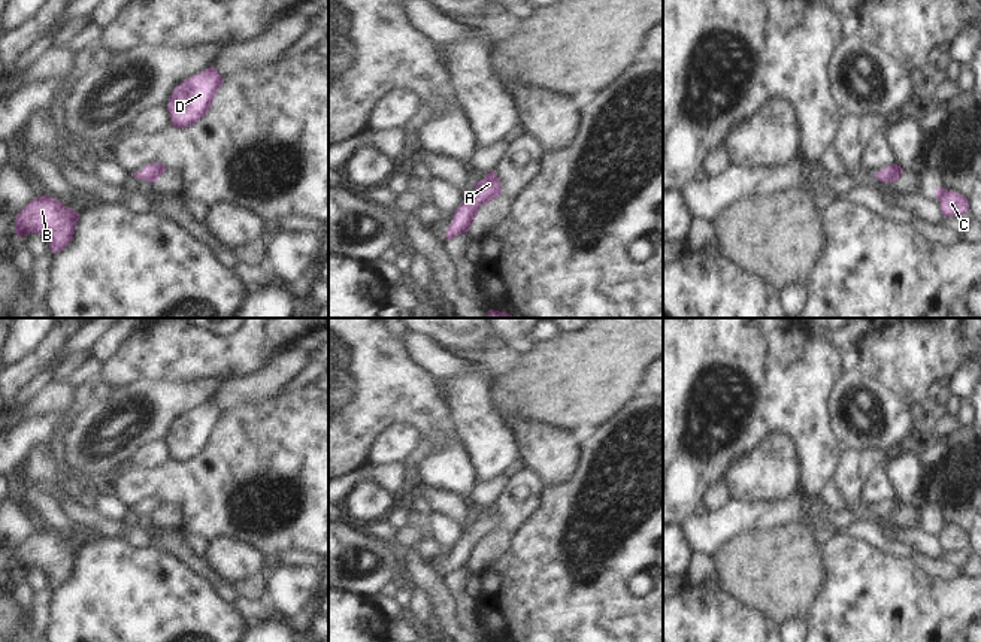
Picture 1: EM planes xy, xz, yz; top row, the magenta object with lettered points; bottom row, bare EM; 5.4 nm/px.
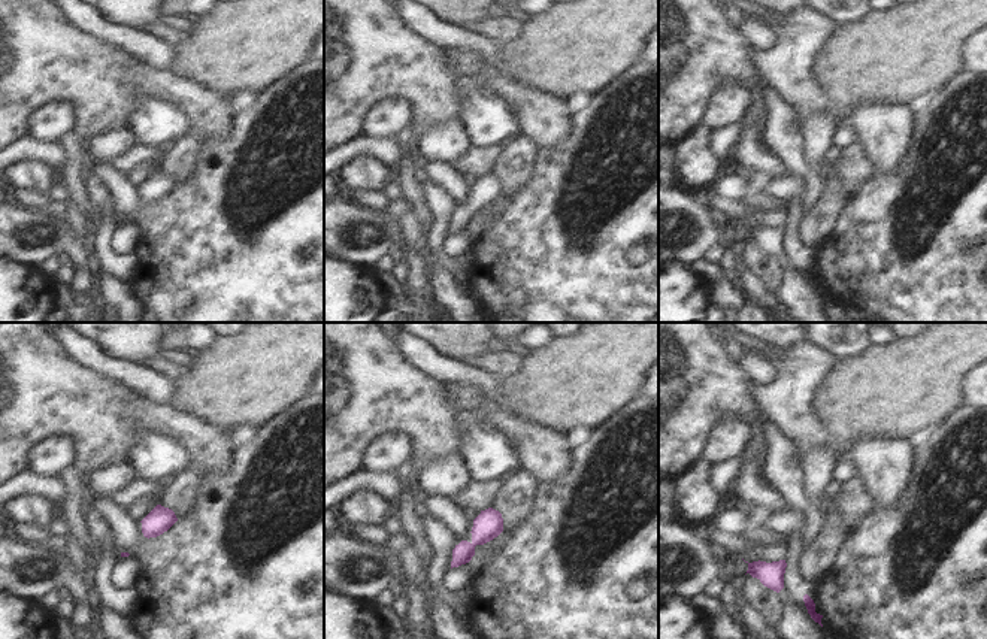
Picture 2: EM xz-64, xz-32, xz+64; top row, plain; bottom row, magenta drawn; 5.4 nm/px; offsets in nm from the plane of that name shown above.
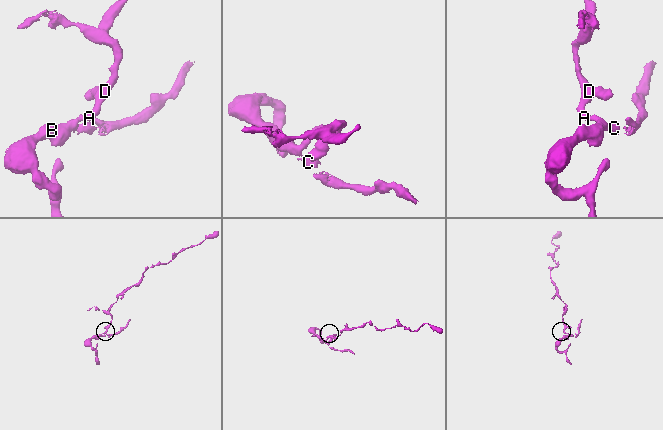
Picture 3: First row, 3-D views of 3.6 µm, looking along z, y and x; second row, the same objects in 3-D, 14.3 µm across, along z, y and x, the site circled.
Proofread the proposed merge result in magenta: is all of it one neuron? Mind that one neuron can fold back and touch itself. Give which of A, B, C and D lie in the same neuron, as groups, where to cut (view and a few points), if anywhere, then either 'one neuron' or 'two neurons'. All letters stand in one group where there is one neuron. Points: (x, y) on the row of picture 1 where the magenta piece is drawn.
A B C D | no cut | one neuron

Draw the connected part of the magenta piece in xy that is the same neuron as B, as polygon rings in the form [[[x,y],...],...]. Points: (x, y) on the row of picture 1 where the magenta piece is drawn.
[[[49,196],[33,199],[18,215],[15,233],[22,237],[37,233],[49,240],[54,254],[63,251],[73,239],[79,214]]]

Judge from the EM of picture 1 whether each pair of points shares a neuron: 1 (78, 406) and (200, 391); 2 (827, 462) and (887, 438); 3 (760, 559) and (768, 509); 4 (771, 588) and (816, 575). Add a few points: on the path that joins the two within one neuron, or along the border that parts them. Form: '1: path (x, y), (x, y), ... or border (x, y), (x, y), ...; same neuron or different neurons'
1: border (93, 400), (67, 433); different neurons
2: border (829, 417), (832, 433), (842, 450); different neurons
3: border (799, 523), (771, 530), (751, 530), (730, 541); different neurons
4: path (781, 578), (784, 575), (805, 575); same neuron

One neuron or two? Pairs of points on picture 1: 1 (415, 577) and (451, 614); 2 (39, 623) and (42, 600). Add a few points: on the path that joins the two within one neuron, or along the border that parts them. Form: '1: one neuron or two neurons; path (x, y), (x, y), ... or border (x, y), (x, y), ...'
1: one neuron; path (426, 584), (444, 603)
2: one neuron; path (41, 617), (41, 606)

